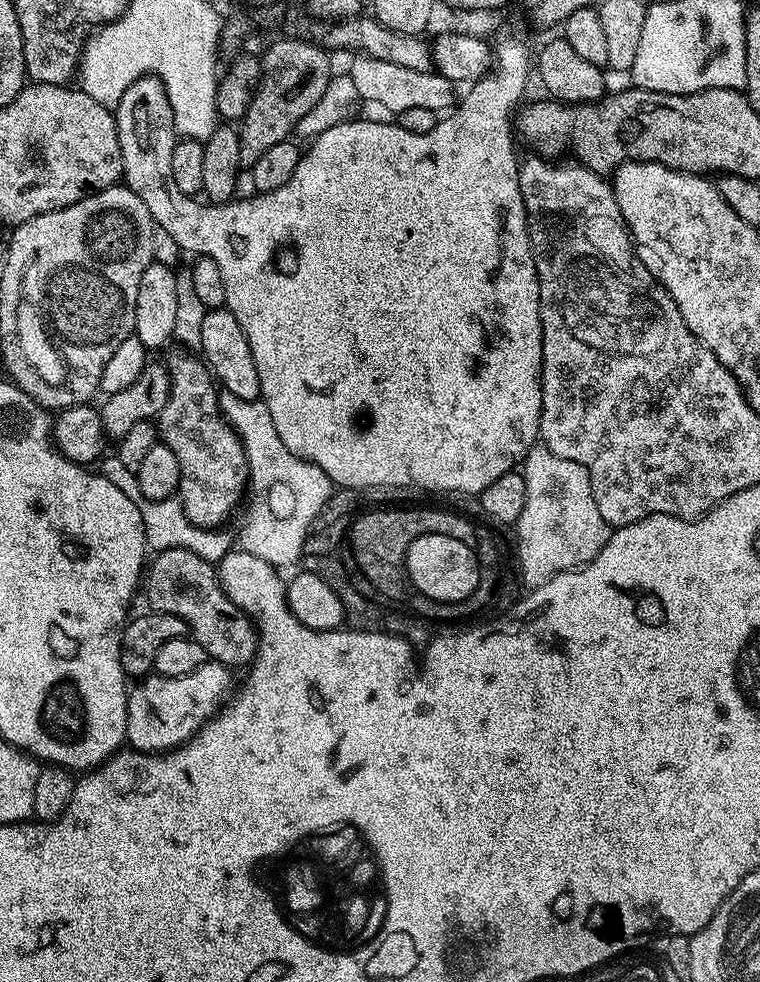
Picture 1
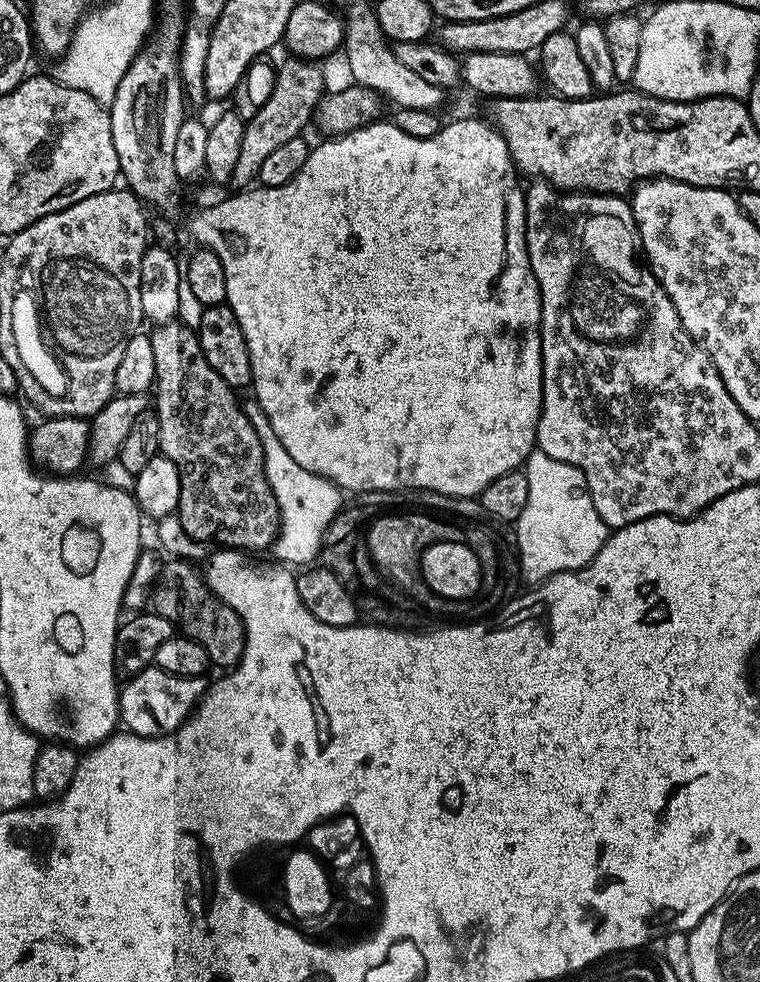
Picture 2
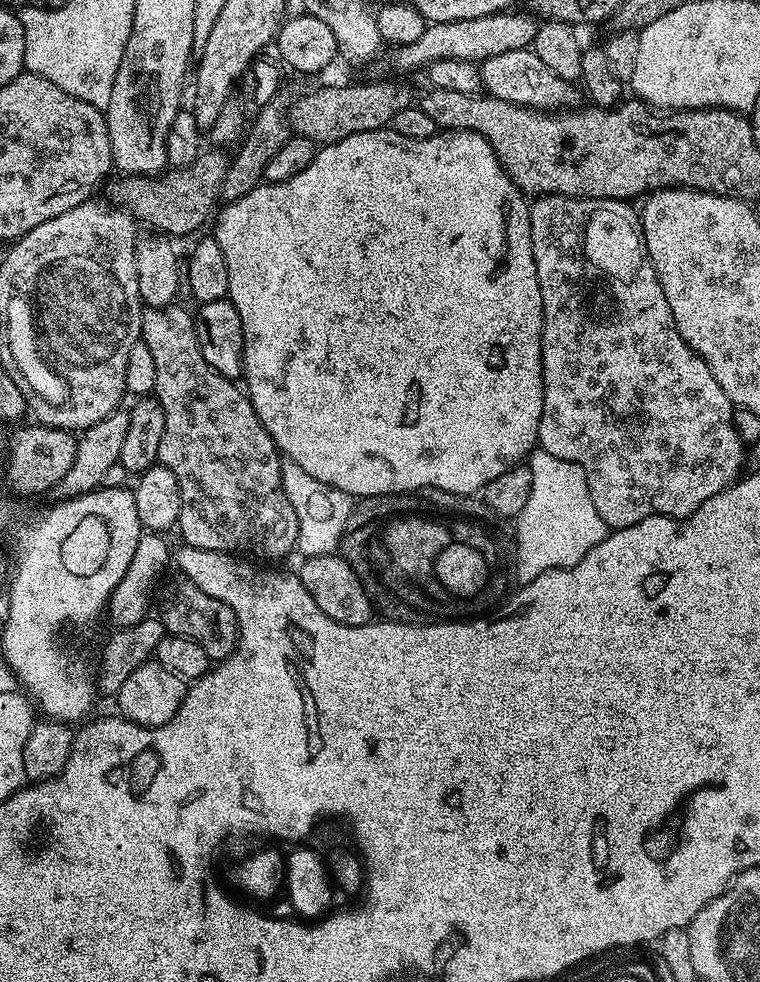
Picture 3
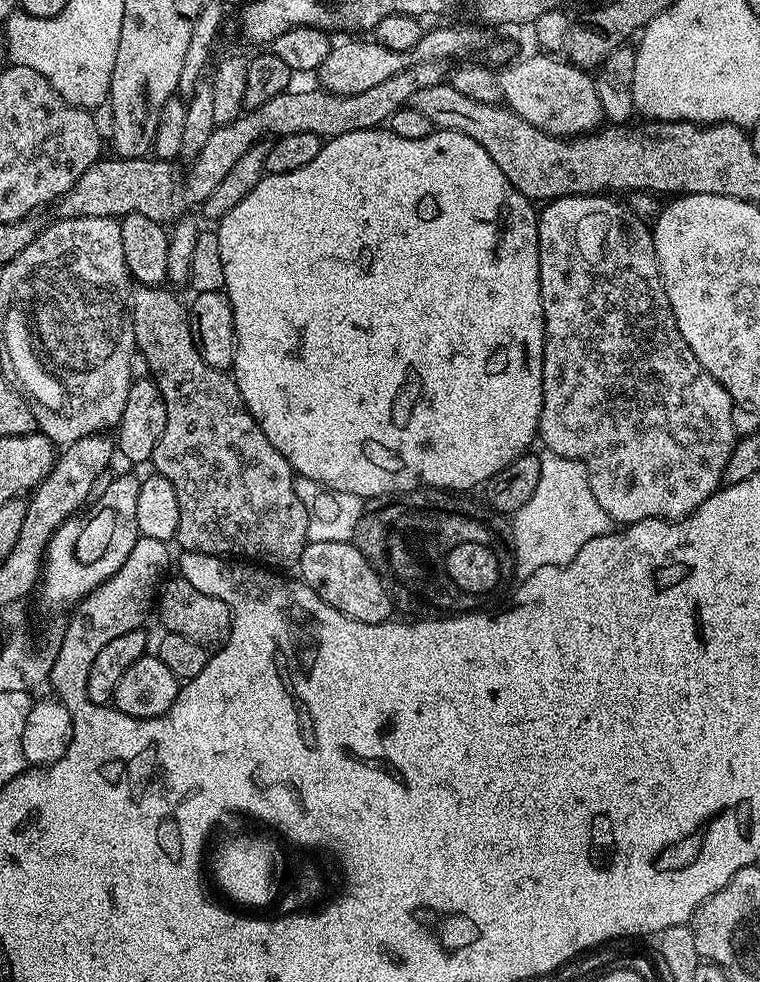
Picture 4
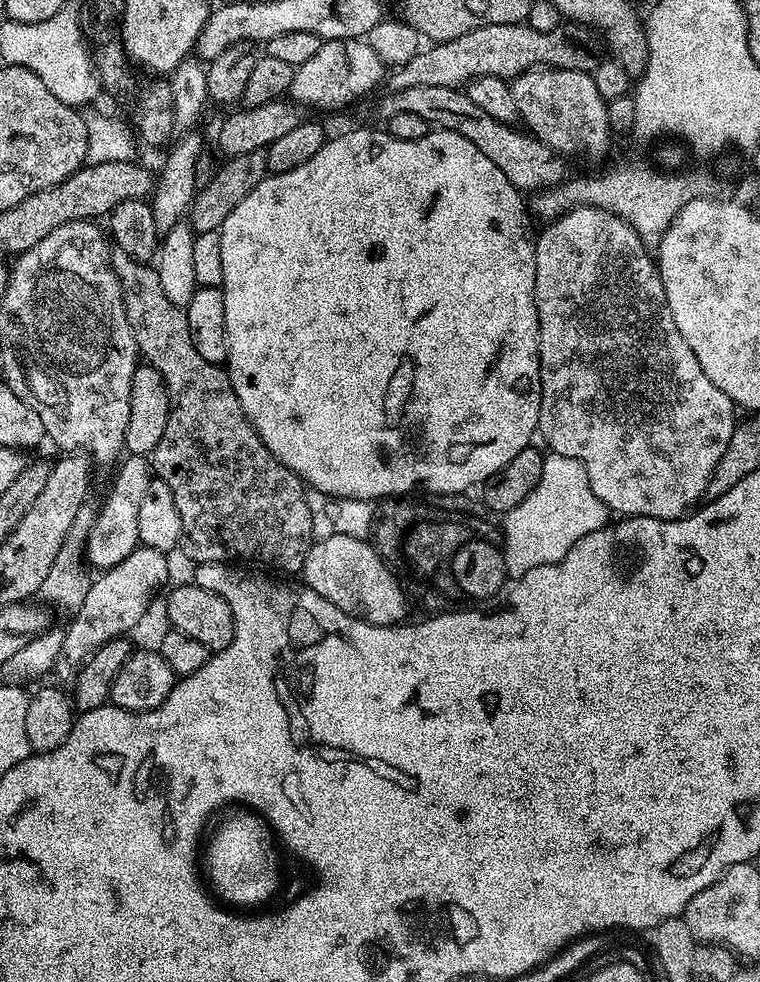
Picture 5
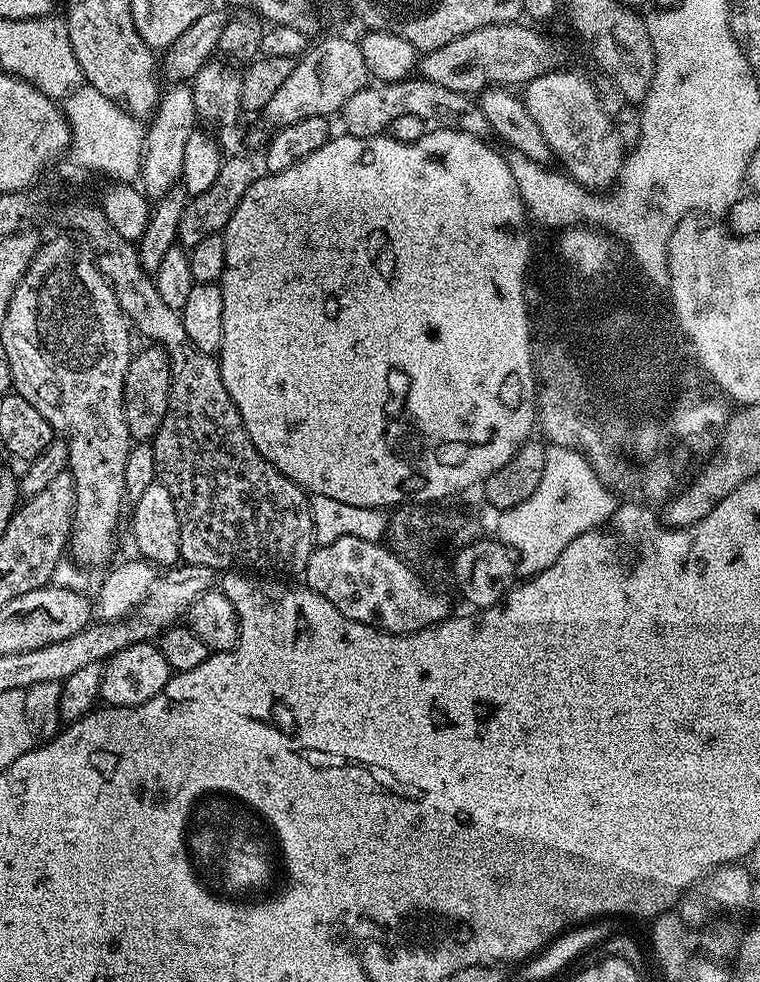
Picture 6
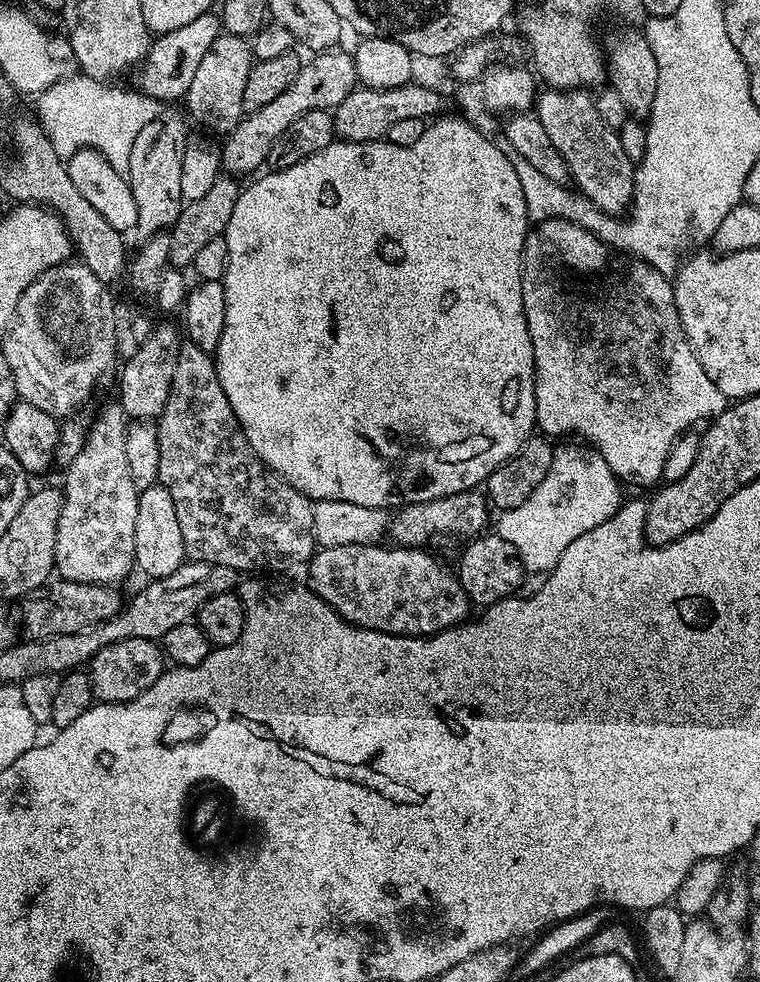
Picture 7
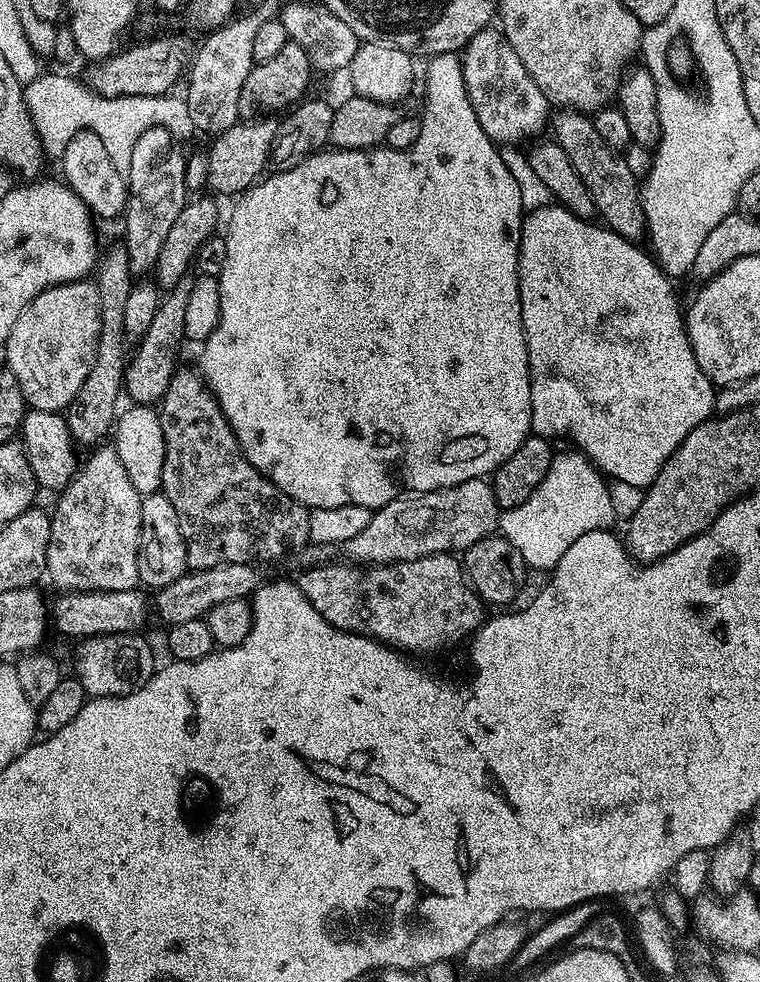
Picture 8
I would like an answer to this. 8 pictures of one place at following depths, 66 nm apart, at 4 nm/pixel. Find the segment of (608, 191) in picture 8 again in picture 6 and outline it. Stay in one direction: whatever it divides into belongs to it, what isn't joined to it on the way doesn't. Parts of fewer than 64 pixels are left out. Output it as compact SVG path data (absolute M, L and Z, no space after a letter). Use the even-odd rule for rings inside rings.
M572 71L548 72L532 79L530 83L523 85L522 99L526 110L530 110L530 118L538 122L538 127L542 130L542 138L546 138L553 157L564 163L563 171L587 188L607 190L619 181L620 171L626 159L626 145L618 134L615 119L609 112L602 110L602 102L598 102L595 83L590 78L588 80Z

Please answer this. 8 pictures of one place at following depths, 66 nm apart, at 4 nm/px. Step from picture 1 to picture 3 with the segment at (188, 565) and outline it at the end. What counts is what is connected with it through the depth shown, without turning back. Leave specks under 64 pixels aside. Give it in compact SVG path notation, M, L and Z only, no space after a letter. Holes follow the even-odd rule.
M176 576L158 592L158 618L164 624L167 635L190 638L206 650L209 661L227 660L236 649L240 640L240 627L236 624L236 615L230 606L223 604L211 591L199 588L188 576Z

